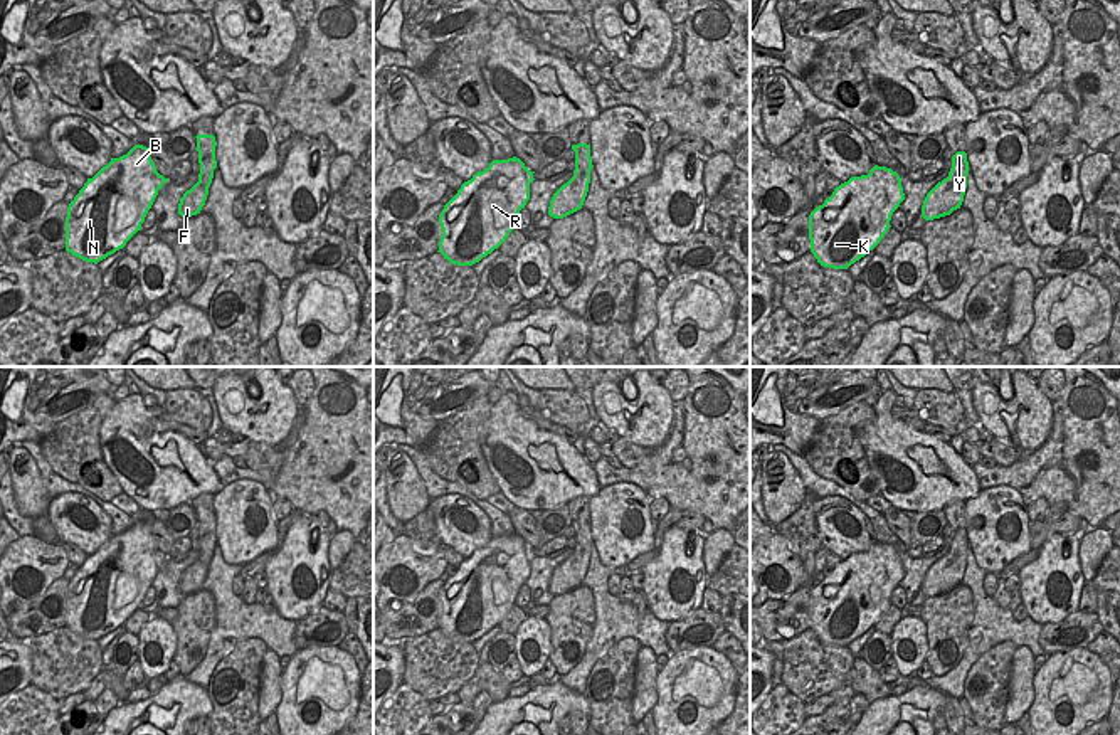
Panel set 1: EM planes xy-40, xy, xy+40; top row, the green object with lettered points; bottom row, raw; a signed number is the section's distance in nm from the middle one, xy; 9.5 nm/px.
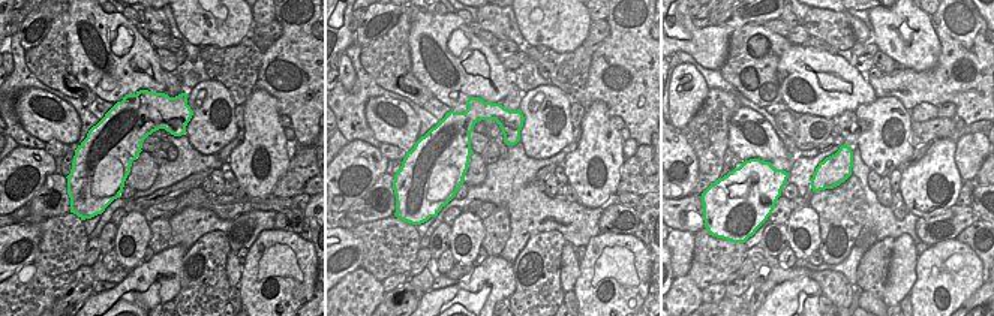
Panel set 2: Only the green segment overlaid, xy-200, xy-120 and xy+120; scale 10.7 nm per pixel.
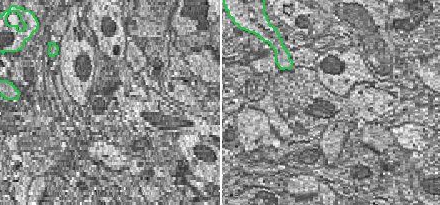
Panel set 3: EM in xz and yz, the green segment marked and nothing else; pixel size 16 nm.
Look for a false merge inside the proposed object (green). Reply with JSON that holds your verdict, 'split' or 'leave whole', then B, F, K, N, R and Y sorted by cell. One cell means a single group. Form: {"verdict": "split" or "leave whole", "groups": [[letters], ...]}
{"verdict": "leave whole", "groups": [["B", "F", "K", "N", "R", "Y"]]}

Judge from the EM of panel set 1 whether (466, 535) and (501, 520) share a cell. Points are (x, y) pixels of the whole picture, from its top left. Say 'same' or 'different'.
different

